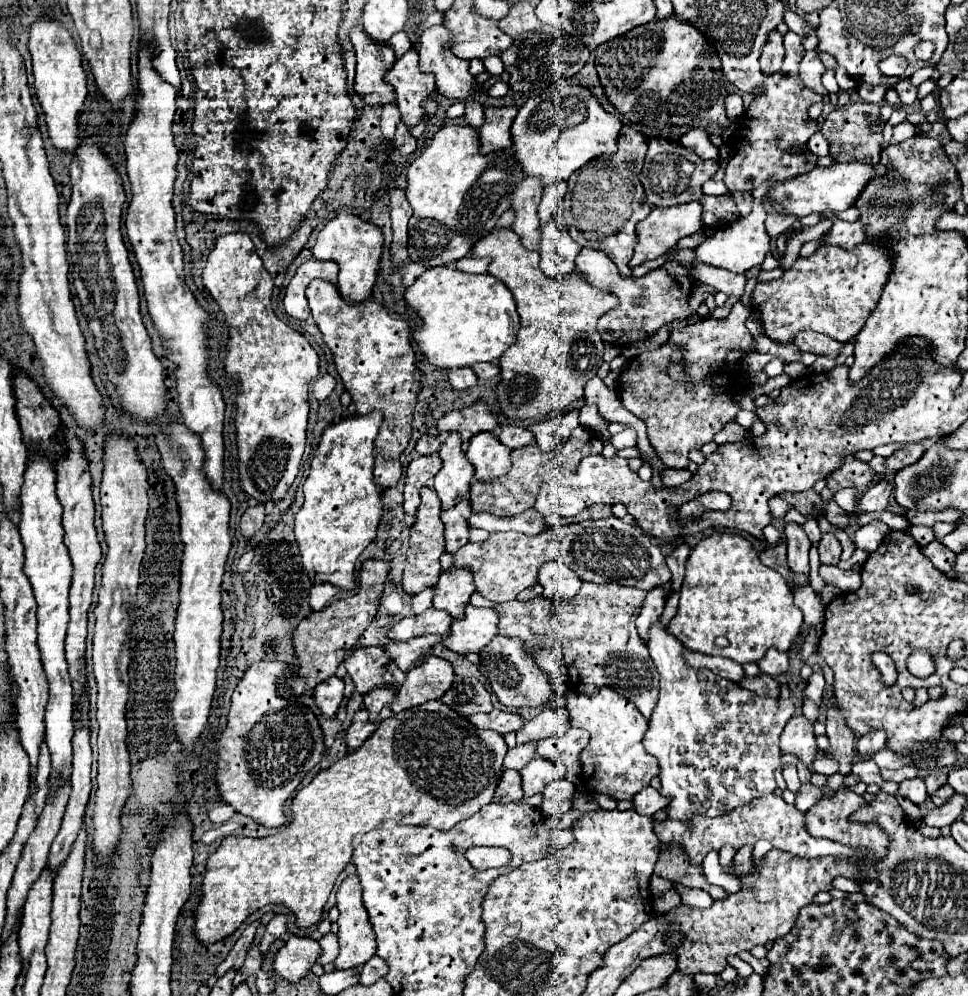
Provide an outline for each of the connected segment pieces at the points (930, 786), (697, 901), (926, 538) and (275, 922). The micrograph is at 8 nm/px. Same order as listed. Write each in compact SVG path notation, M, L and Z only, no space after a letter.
M939 772L939 774L929 774L925 776L925 784L927 784L927 792L935 792L935 788L943 786L947 782L947 774L945 772Z
M679 886L677 888L679 894L681 894L681 900L683 904L687 906L695 906L695 908L707 908L711 906L715 900L705 892L705 890L697 890L697 888L685 888L685 886Z
M909 526L907 528L907 532L915 538L915 542L917 544L921 544L921 546L927 546L929 542L933 542L933 530L931 528L927 528L927 526Z
M277 914L269 924L267 924L267 930L265 930L265 936L261 940L261 954L265 954L269 950L269 944L277 938L285 938L287 934L287 914Z

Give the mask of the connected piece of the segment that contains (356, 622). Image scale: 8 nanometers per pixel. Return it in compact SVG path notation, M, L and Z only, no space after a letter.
M365 560L361 564L359 592L355 596L345 600L335 600L327 608L311 612L307 618L301 620L301 624L293 632L293 646L299 658L299 674L293 682L295 694L307 692L335 674L337 666L345 660L347 652L355 646L355 642L361 638L361 634L367 630L373 616L377 614L387 574L389 574L387 560Z

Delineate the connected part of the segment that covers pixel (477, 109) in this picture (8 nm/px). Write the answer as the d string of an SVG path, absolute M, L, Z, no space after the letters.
M473 98L465 100L465 122L469 126L473 126L473 128L479 128L485 122L483 106L477 100L473 100Z

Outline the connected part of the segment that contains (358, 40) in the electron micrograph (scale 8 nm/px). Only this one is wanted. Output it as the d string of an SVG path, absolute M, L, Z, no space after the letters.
M361 24L353 26L349 32L349 40L353 42L357 54L357 76L355 76L355 92L365 98L367 104L387 104L395 102L395 92L391 84L383 80L383 74L395 62L395 52L391 46L375 46L367 34L363 34Z

